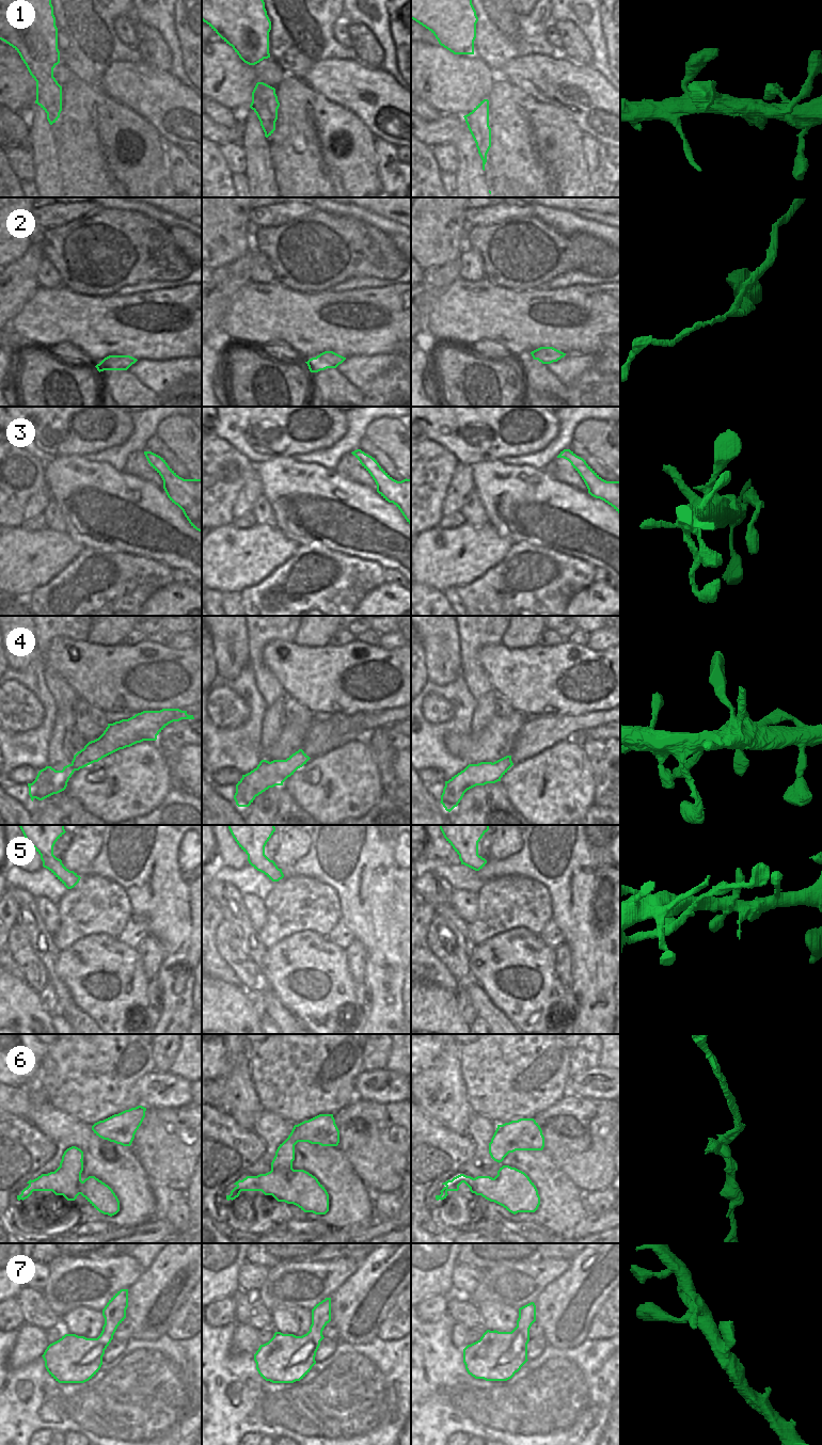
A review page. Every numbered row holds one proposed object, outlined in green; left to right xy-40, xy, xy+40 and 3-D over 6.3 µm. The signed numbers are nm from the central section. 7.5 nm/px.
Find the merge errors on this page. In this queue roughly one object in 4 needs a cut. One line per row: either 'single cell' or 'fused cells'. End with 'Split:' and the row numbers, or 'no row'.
1: single cell
2: single cell
3: single cell
4: fused cells
5: single cell
6: fused cells
7: single cell
Split: 4, 6

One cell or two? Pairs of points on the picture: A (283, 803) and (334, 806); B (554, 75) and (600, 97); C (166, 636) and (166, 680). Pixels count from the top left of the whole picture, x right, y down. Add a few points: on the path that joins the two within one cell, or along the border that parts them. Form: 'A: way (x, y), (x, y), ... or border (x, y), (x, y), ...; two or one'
A: border (282, 785), (290, 797), (309, 813); two
B: way (566, 80), (582, 85), (588, 92); one
C: border (146, 639), (169, 647); two

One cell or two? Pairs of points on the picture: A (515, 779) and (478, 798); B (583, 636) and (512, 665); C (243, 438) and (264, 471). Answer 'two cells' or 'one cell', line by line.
A: two cells
B: two cells
C: two cells

